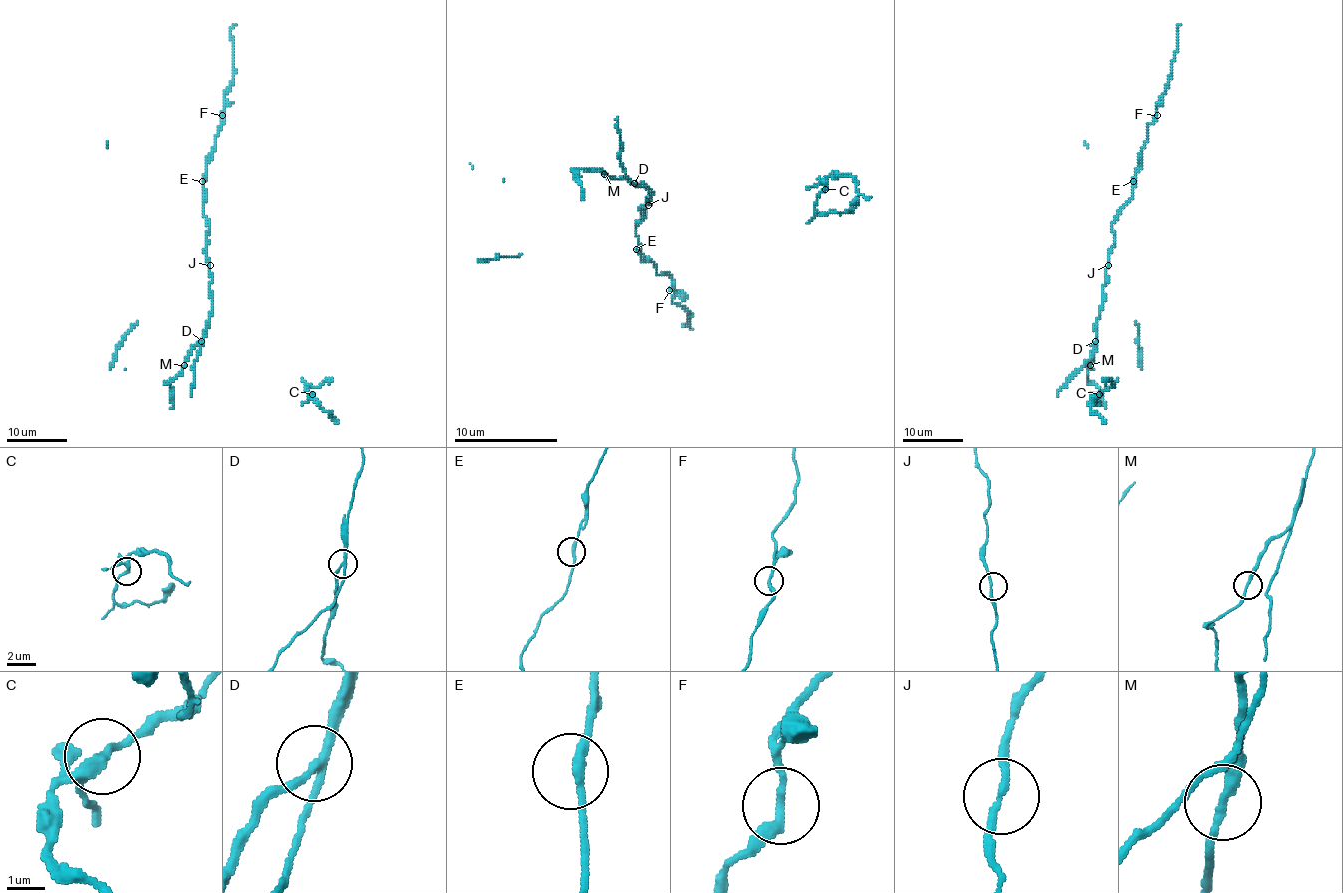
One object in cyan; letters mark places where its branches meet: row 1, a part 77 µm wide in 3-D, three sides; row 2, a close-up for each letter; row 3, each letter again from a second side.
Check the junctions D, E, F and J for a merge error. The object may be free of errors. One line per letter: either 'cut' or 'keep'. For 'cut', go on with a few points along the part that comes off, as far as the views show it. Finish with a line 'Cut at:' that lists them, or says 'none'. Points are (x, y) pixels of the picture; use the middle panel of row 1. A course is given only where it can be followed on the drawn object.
D: cut
E: keep
F: keep
J: keep
Cut at: D

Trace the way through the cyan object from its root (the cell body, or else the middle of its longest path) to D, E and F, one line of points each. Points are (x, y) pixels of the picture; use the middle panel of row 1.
D: (646, 205), (648, 202), (651, 205), (648, 200), (651, 192), (646, 187), (633, 184)
E: (646, 205), (643, 218), (646, 215), (646, 212), (636, 223), (638, 251), (636, 249)
F: (646, 205), (643, 218), (646, 215), (636, 223), (638, 251), (659, 275), (672, 280), (669, 290)

